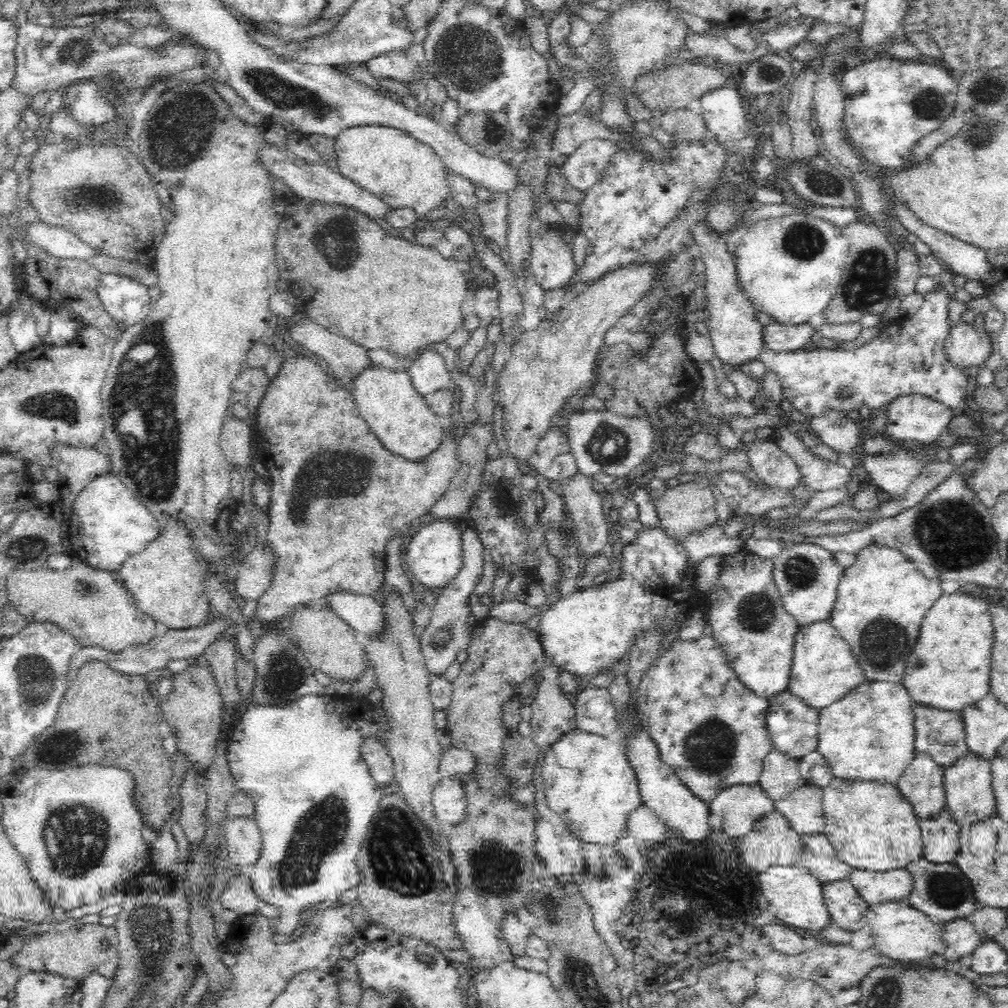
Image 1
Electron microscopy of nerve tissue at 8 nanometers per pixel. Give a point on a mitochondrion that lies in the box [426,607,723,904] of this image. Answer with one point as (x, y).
(498, 870)

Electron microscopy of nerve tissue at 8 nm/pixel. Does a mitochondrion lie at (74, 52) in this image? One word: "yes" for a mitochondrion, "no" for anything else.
yes

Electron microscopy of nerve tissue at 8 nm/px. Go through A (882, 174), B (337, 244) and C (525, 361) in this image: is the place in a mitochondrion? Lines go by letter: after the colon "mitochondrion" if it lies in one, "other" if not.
A: other
B: mitochondrion
C: mitochondrion

